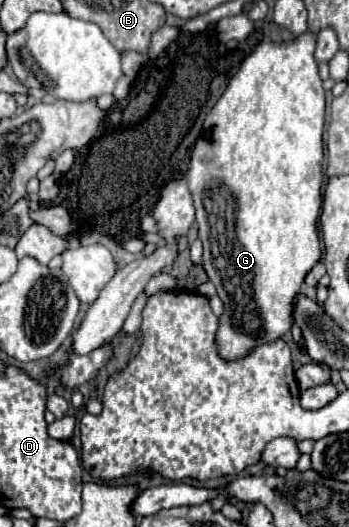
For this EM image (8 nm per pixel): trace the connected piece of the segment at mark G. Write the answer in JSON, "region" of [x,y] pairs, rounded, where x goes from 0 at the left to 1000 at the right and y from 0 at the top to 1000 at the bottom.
{"region":[[[874,61],[834,83],[788,83],[788,80],[742,80],[731,95],[696,114],[685,137],[662,148],[650,171],[622,190],[610,209],[593,216],[582,231],[582,250],[570,266],[559,269],[547,311],[536,326],[536,349],[559,380],[564,398],[564,429],[570,429],[570,452],[582,459],[582,509],[599,524],[599,531],[616,539],[628,565],[639,569],[639,600],[628,603],[628,622],[616,634],[616,649],[628,660],[628,676],[639,683],[685,683],[708,676],[725,660],[742,653],[782,649],[822,634],[840,619],[840,588],[845,588],[845,565],[862,550],[862,539],[880,524],[880,516],[920,493],[920,455],[914,455],[914,402],[920,402],[920,345],[926,345],[926,224],[931,224],[931,171],[926,156],[908,137],[908,118],[897,110],[903,99],[908,65]]]}

